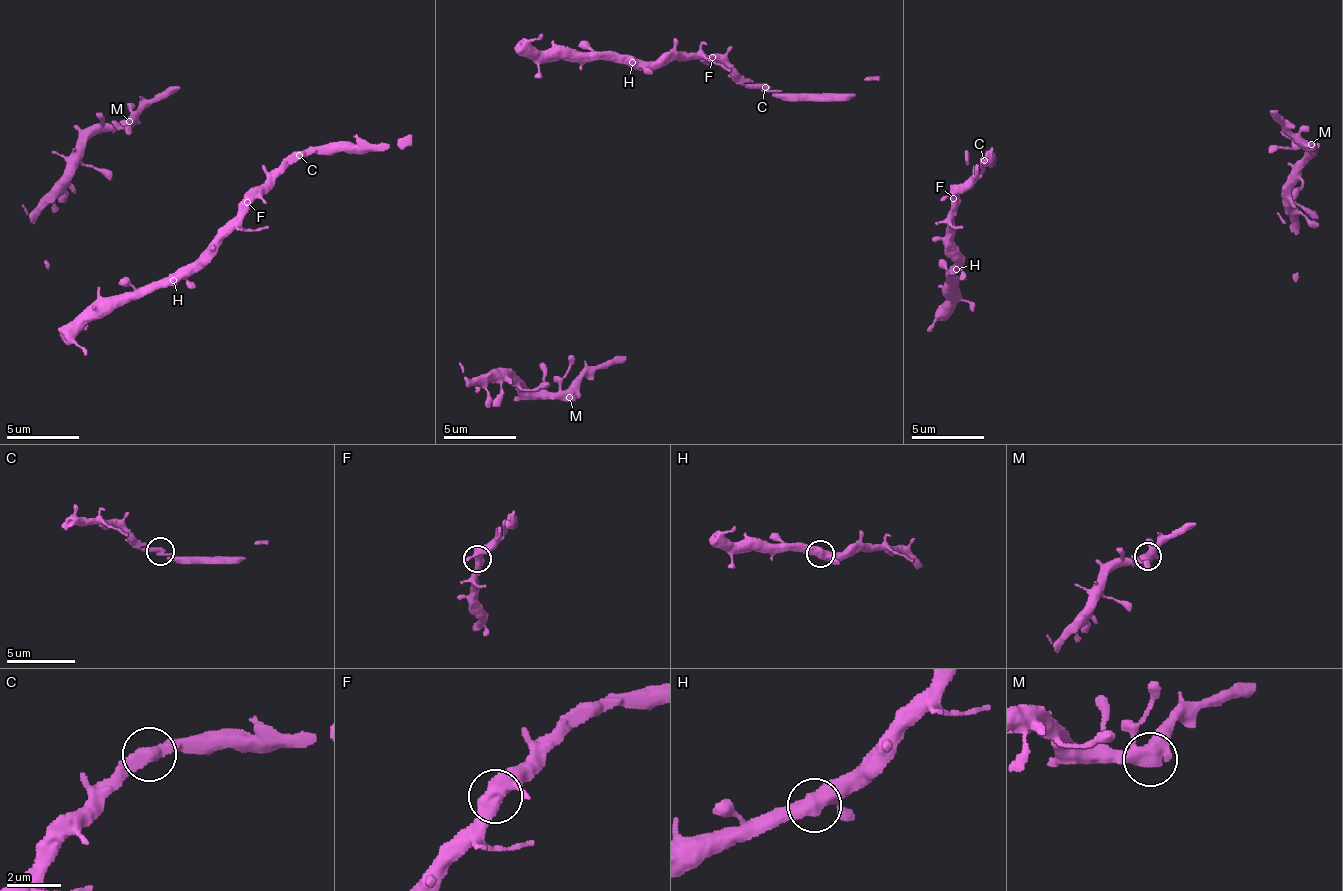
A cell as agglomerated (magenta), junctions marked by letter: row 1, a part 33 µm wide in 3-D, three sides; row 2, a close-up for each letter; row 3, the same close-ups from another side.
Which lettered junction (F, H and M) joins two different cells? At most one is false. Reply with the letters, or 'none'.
none

